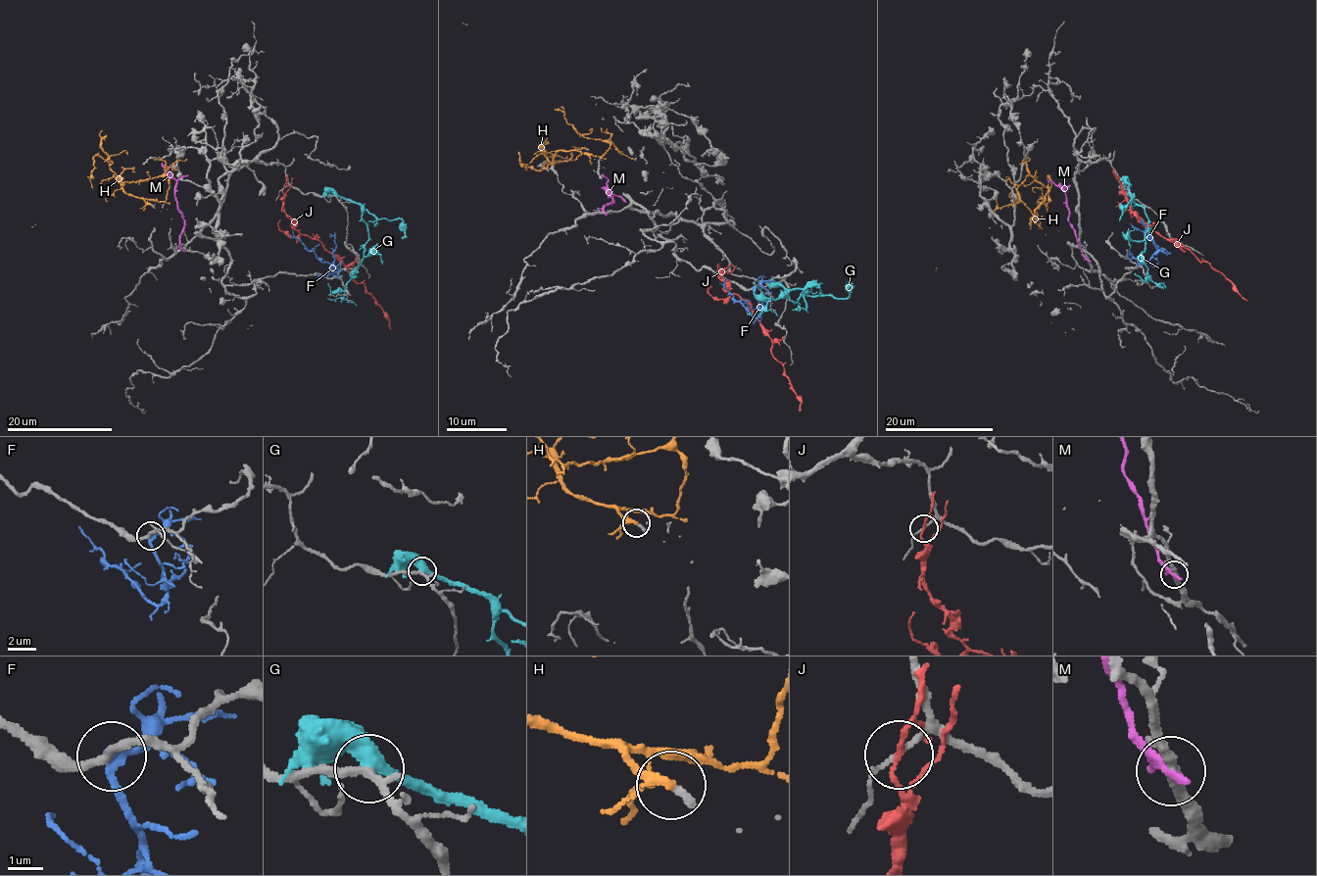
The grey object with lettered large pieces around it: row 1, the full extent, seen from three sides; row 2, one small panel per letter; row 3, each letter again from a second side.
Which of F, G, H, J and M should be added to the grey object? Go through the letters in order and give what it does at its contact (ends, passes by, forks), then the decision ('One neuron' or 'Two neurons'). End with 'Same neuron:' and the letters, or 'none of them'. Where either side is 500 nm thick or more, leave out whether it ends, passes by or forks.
F: It passes by. Two neurons
G: It passes by. Two neurons
H: It passes by. One neuron
J: It passes by. Two neurons
M: It passes by. Two neurons
Same neuron: H

